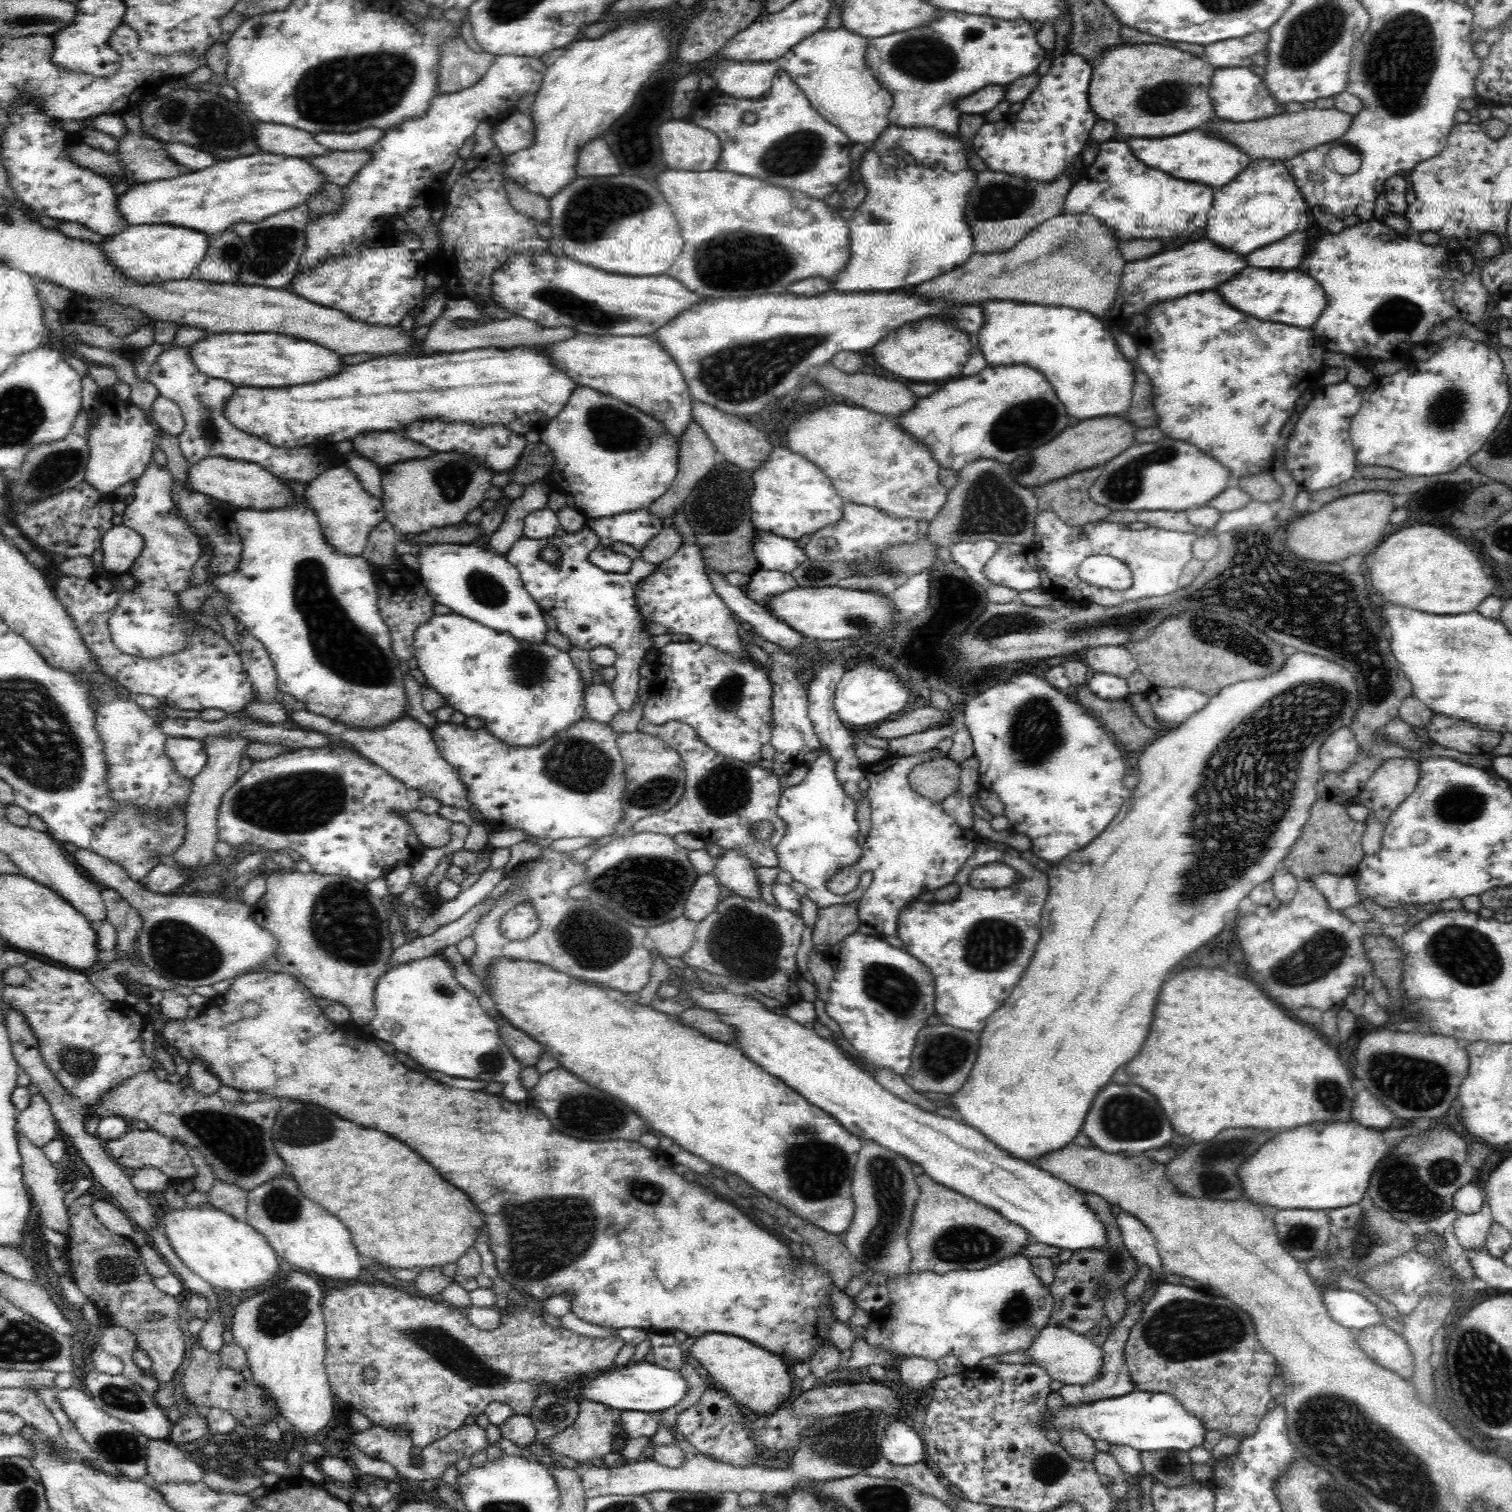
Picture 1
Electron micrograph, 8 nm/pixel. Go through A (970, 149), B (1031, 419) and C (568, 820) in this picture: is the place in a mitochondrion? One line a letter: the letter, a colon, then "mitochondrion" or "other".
A: other
B: mitochondrion
C: other

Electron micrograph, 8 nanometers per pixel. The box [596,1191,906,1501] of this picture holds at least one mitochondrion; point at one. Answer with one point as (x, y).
(851, 1439)

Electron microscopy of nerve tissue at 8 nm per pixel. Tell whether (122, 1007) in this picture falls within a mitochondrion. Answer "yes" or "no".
no

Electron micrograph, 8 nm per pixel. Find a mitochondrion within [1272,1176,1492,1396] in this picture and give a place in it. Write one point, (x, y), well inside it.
(1367, 1239)

